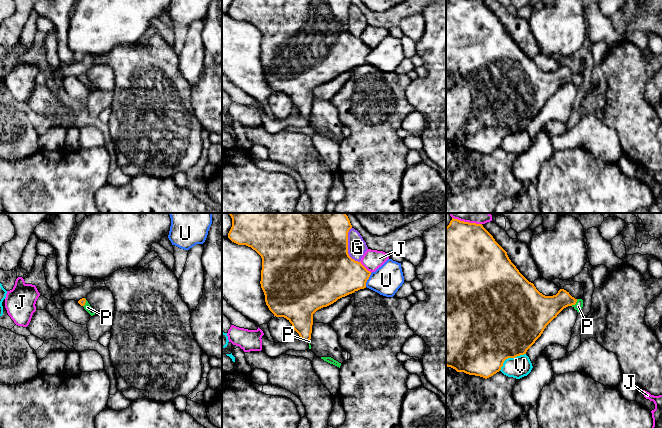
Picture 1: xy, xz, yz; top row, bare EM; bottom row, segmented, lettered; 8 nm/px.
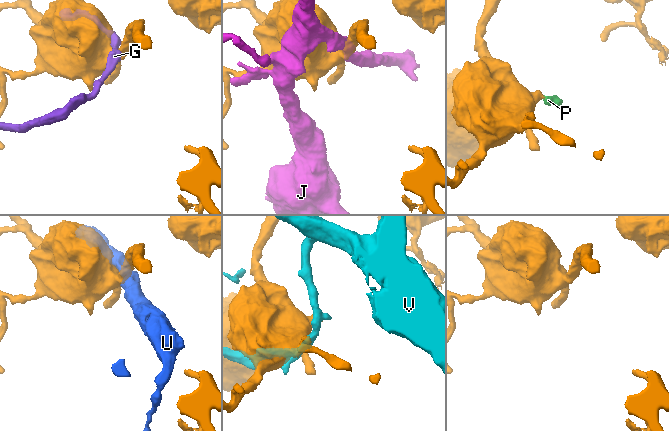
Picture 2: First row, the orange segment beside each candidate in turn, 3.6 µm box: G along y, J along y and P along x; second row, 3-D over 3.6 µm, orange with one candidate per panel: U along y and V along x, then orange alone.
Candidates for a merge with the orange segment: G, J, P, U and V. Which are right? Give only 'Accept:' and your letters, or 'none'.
Accept: P

